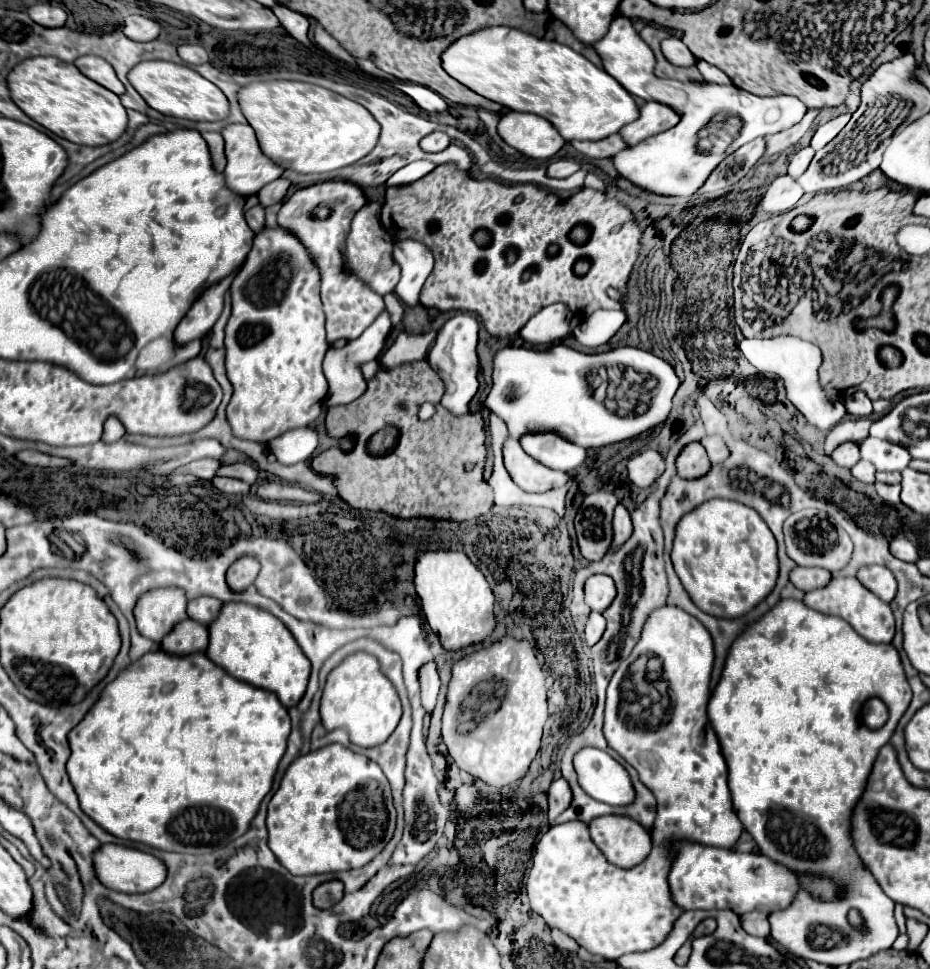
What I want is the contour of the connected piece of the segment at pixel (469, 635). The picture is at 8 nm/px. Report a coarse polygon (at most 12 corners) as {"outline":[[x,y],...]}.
{"outline":[[422,551],[414,585],[444,649],[496,625],[492,589],[464,551]]}

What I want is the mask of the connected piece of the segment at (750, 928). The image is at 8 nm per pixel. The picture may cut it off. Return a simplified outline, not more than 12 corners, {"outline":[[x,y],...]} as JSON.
{"outline":[[766,913],[740,915],[742,929],[756,937],[770,935]]}

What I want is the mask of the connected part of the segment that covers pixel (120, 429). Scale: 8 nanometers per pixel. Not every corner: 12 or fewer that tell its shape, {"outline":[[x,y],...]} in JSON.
{"outline":[[108,417],[104,423],[102,441],[118,441],[126,433],[118,417]]}

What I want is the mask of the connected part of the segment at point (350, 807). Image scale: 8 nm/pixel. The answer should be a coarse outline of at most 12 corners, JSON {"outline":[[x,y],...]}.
{"outline":[[332,743],[290,763],[268,845],[292,875],[392,837],[384,773]]}

